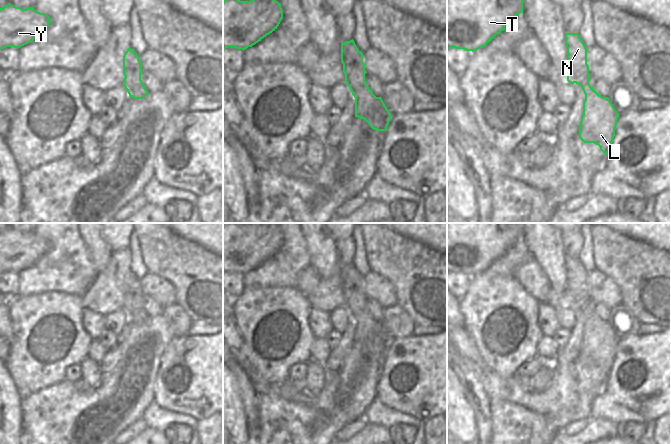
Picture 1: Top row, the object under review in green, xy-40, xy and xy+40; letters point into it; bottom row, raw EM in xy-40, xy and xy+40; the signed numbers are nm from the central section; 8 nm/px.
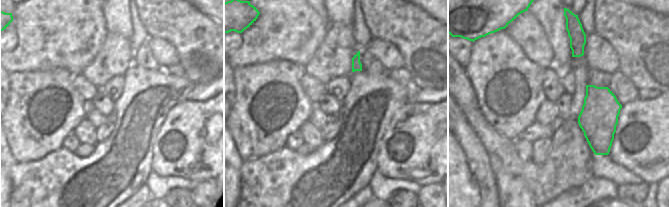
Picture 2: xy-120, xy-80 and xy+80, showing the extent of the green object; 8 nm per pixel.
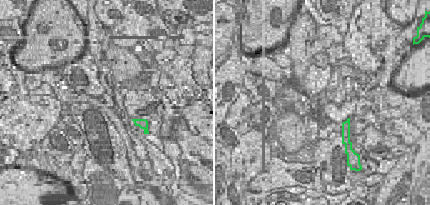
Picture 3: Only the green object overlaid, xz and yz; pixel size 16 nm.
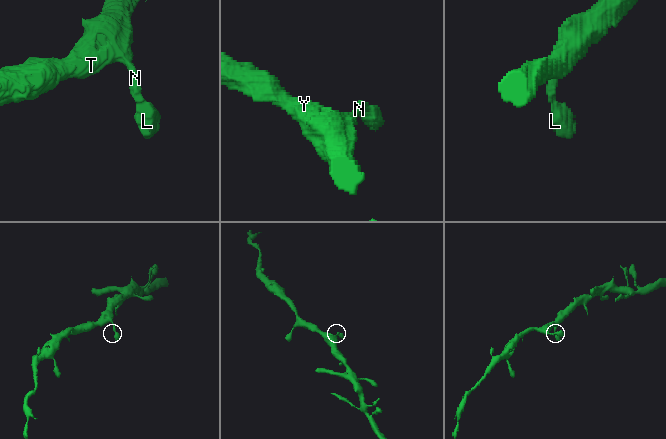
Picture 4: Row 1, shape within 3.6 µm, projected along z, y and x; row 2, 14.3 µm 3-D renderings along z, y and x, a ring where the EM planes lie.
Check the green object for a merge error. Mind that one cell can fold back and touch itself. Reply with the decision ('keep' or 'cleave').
keep

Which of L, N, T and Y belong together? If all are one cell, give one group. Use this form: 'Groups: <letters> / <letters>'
Groups: L N T Y

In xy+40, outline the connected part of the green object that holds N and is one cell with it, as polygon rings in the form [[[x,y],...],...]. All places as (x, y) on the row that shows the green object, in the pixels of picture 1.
[[[565,33],[567,48],[567,81],[581,86],[585,100],[579,124],[579,138],[584,143],[594,143],[608,154],[619,114],[608,97],[602,97],[590,84],[587,48],[578,33]]]

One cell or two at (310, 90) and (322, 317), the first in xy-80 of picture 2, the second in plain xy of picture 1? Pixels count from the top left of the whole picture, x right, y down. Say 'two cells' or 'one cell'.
one cell

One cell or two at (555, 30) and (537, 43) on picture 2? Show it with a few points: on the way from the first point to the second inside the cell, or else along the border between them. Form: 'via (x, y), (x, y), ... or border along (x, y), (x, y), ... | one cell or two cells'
border along (534, 16), (545, 34), (554, 59) | two cells

